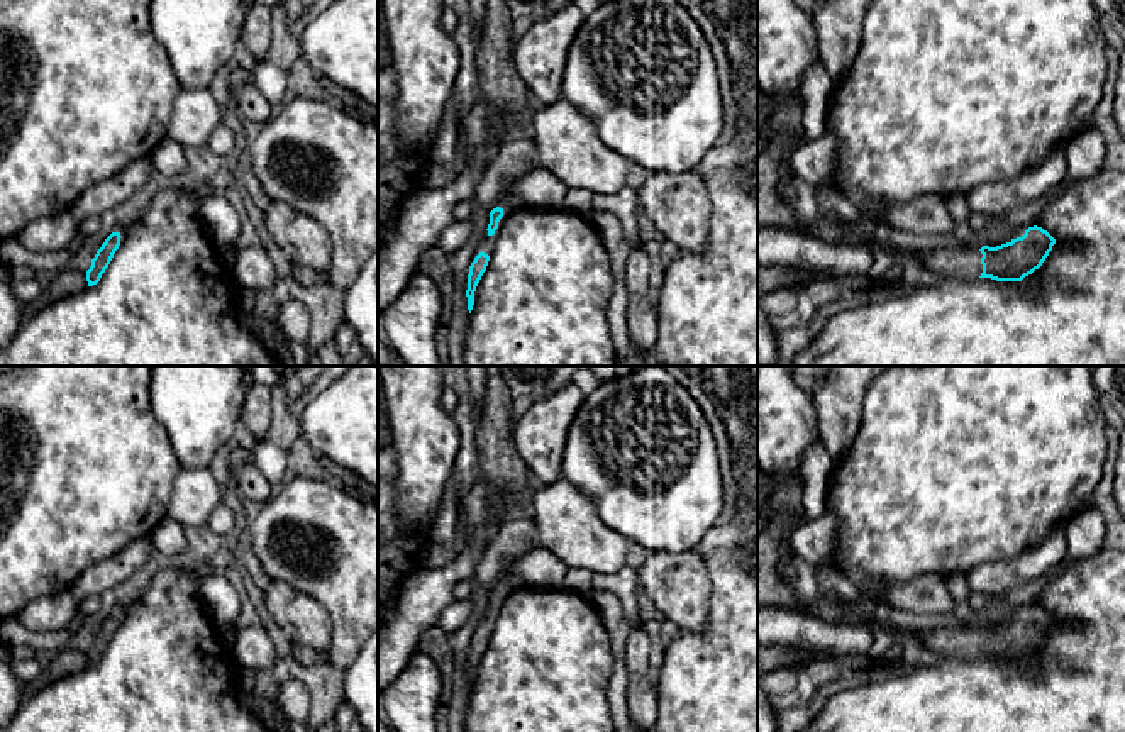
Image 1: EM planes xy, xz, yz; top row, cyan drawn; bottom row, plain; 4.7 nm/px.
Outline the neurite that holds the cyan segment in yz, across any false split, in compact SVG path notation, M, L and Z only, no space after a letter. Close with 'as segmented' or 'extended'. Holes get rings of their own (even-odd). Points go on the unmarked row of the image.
M1018 607L1006 624L932 630L922 635L922 646L935 657L1022 661L1042 646L1054 624L1056 618L1042 607Z; extended

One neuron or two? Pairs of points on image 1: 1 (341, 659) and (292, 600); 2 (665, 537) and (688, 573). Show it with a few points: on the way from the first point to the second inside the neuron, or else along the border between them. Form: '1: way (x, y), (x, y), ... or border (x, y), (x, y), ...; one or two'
1: border (324, 607), (331, 617), (331, 646), (327, 653); two
2: border (651, 549), (695, 551); two

